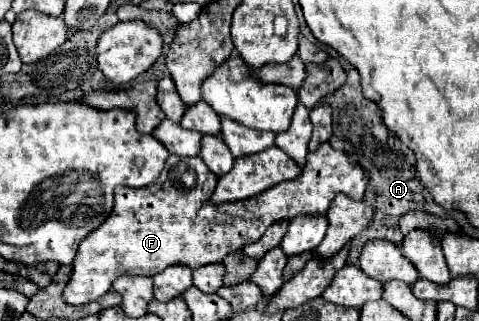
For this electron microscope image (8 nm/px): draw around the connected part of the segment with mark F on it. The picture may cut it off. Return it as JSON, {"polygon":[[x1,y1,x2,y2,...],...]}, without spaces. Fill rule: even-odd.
{"polygon":[[322,142,316,152,308,152,306,166,300,176,288,182,280,182,272,190,266,190,264,194,258,194,256,198,248,198,246,202,240,200,240,202,224,204,224,206,212,204,212,190,216,188,216,182,218,178,208,170,208,166,204,164,200,156,190,156,190,158,170,156,156,184,146,186,146,188,136,188,136,190,132,190,130,186,128,188,118,186,114,210,104,222,104,226,96,228,96,232,92,232,88,238,84,238,84,242,80,242,78,254,72,262,74,266,72,278,64,288,64,300,68,304,92,302,100,298,102,294,106,294,112,288,112,282,124,274,156,276,158,272,162,272,164,268,172,264,186,264,194,270,204,264,222,262,226,254,236,252,244,248,246,244,260,240,266,228,282,218,294,218,300,214,326,214,332,198,338,192,344,192,354,200,362,200,368,176,358,164,354,164,348,158,348,154,344,154,344,150,334,150,330,142]]}

